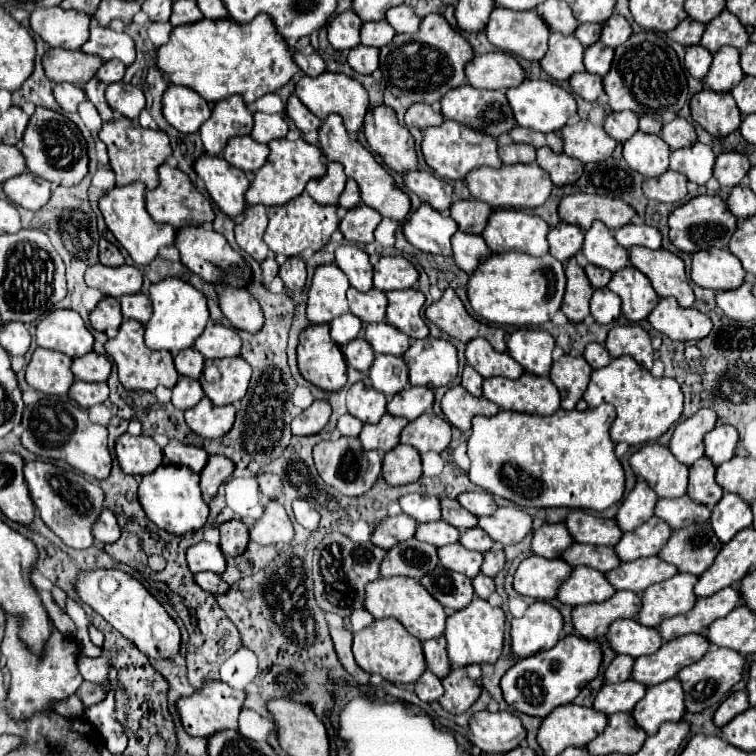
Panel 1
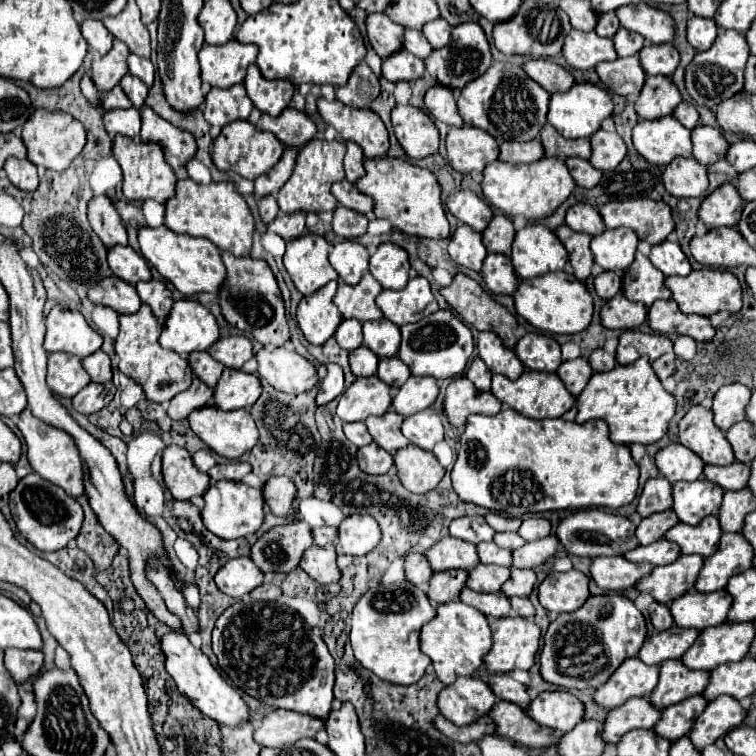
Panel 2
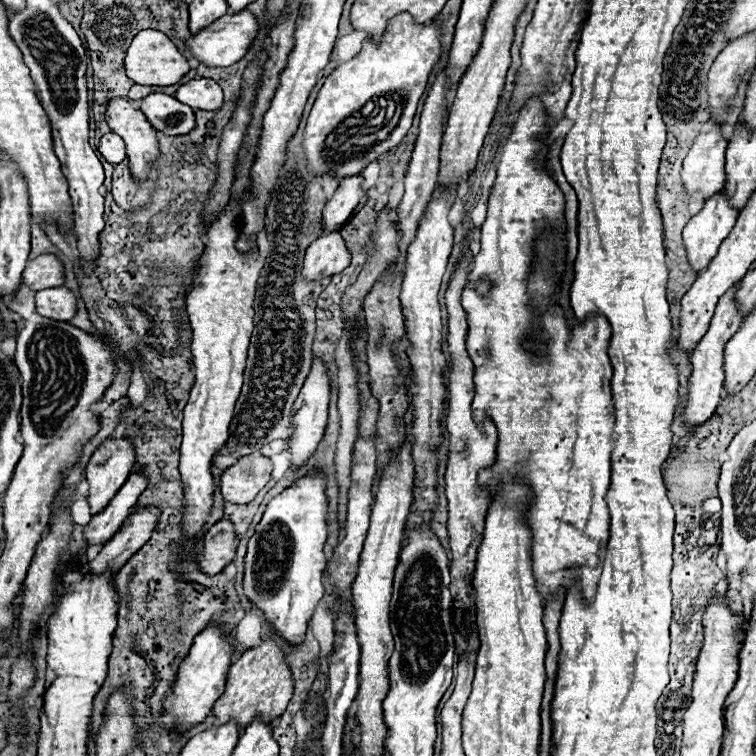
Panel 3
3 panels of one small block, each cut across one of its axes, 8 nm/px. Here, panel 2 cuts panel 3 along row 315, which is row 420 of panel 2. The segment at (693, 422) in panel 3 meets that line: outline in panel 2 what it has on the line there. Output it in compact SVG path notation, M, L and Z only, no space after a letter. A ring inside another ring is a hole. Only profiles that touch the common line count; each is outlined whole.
M744 384L722 386L716 392L714 404L712 404L716 426L726 432L732 424L744 420L746 418L746 406L750 402L750 396L752 396L752 390L746 388Z

